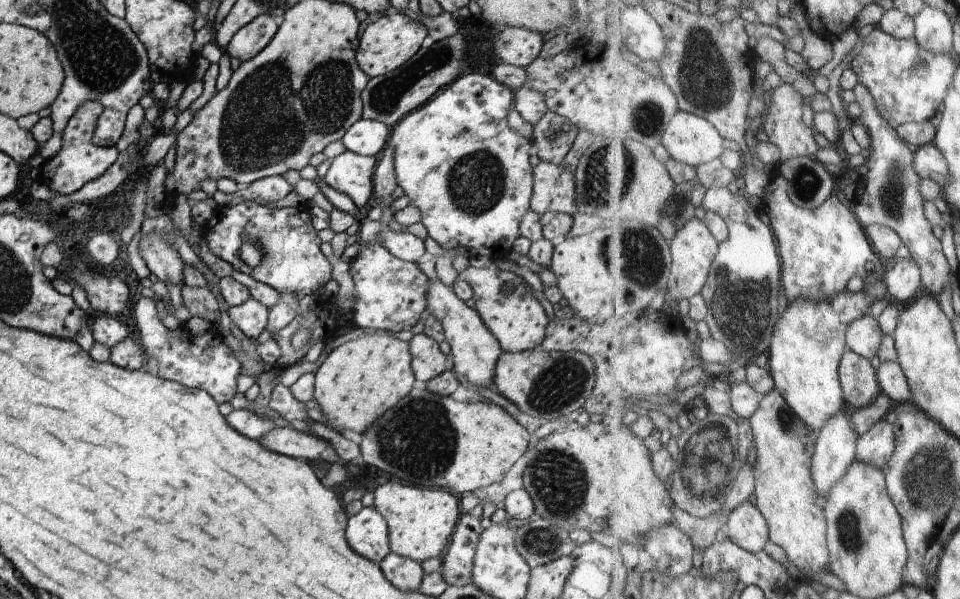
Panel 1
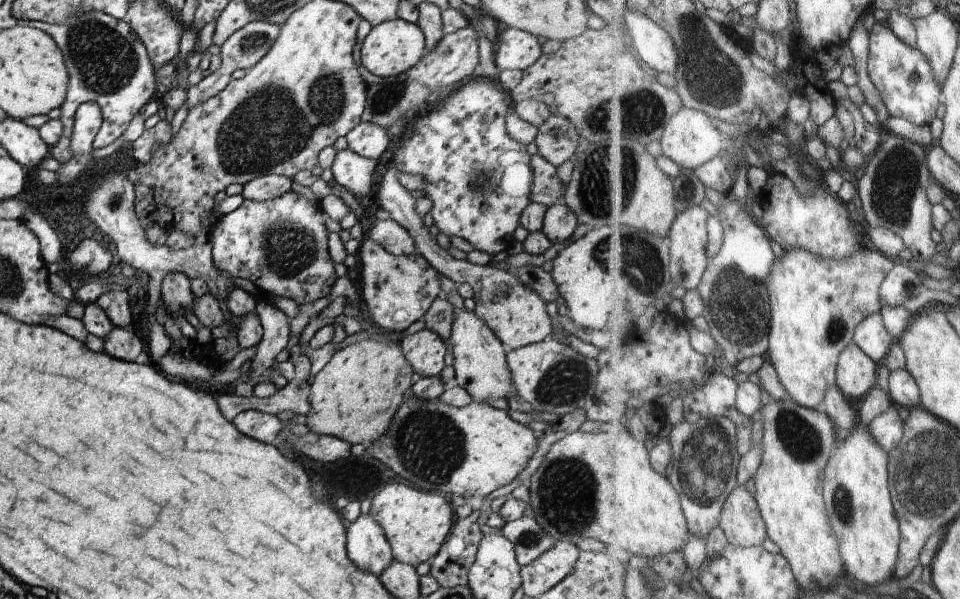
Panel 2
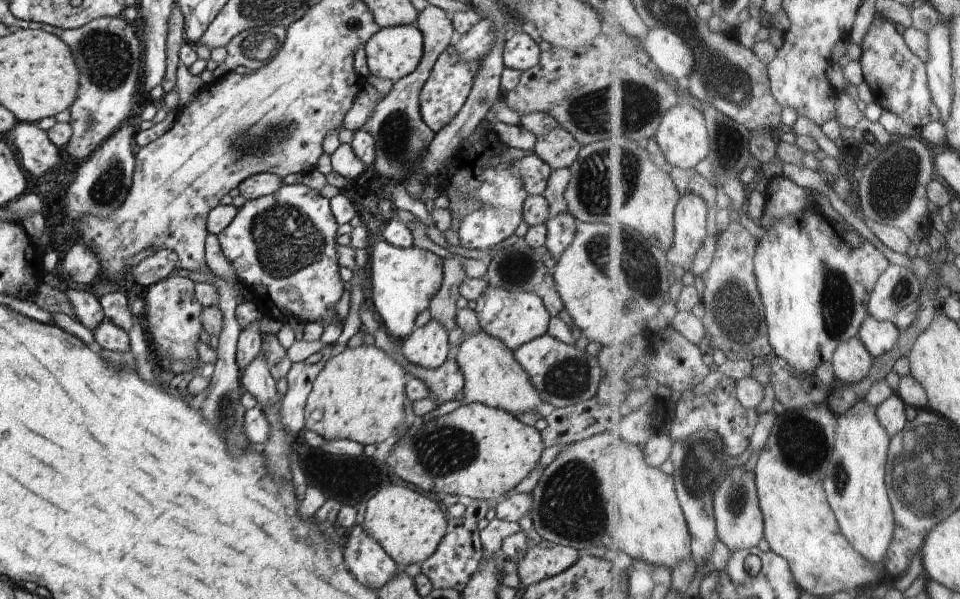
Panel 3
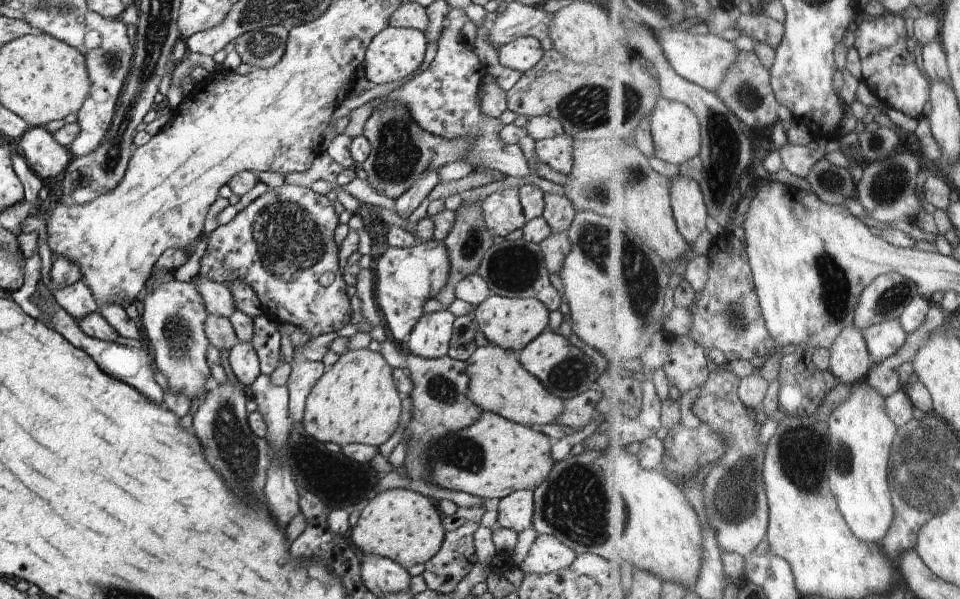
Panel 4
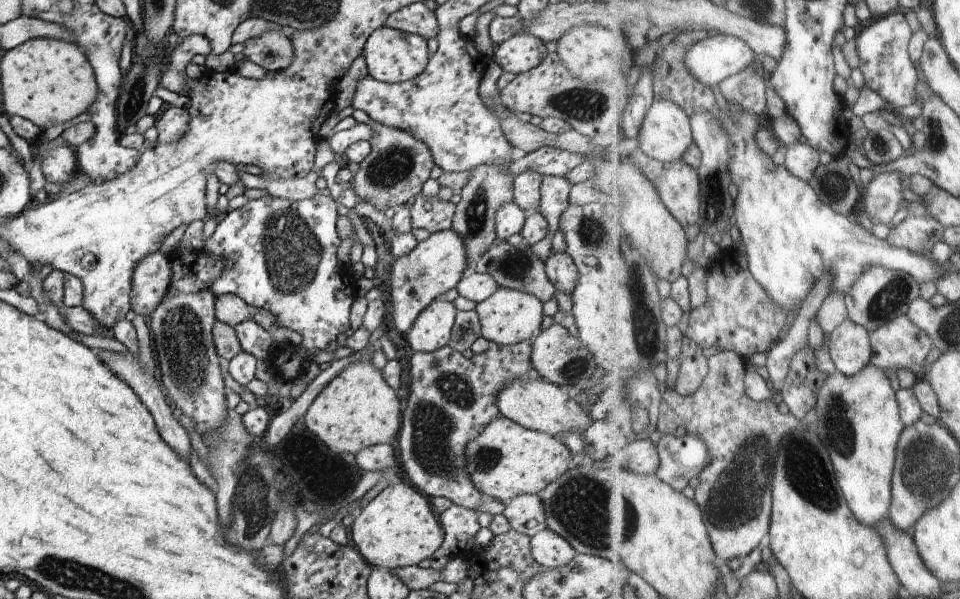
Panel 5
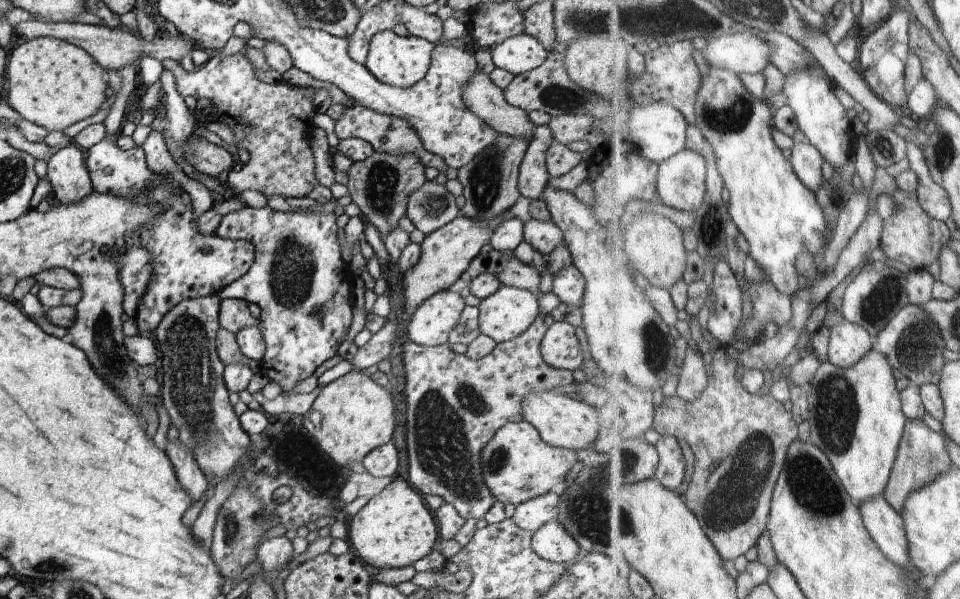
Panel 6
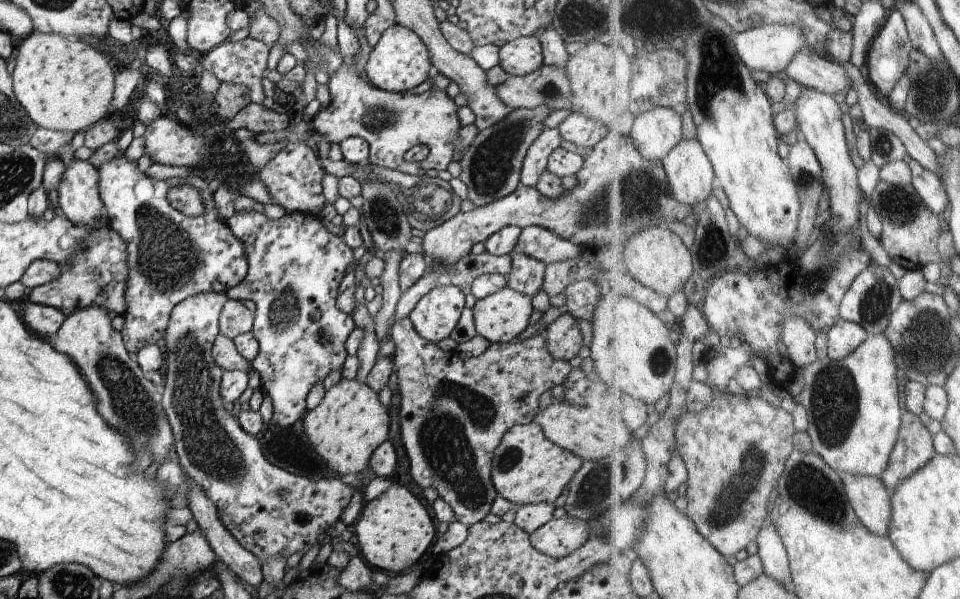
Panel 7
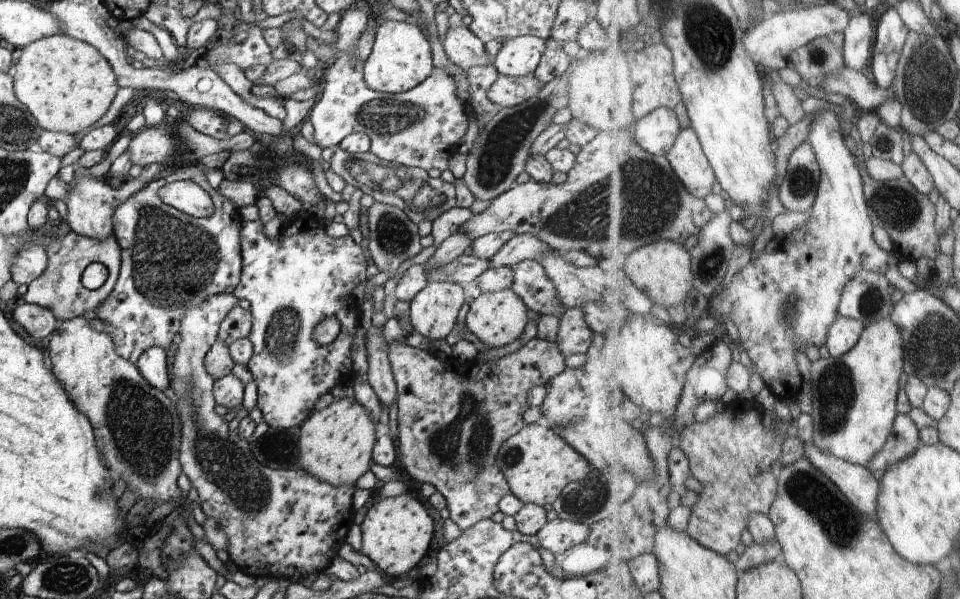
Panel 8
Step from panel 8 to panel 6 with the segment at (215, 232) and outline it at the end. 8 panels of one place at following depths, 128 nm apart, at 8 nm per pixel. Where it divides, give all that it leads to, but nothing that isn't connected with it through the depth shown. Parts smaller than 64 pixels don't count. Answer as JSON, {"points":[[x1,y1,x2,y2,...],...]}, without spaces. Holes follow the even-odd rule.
{"points":[[118,135,106,136,100,142,94,144,86,153,86,168,88,170,93,191,102,192,102,194,116,194,124,198,134,198,140,194,140,190,148,188,152,182,158,184,160,176,151,172,146,165,144,150,134,147,131,150,123,151,116,144],[184,189,176,190,172,196,172,204,152,222,152,226,144,228,140,234,141,247,152,254,152,282,140,300,136,321,138,334,155,332,164,318,176,304,181,301,217,294,224,286,233,284,248,272,254,259,254,249,245,240,224,240,216,233,202,234,198,230,196,214,192,210,192,200]]}

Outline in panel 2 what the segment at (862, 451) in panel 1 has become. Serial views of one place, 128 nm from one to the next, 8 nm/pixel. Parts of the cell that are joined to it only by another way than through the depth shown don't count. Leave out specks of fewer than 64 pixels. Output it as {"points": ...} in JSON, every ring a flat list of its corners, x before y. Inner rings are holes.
{"points":[[896,404,882,416,876,418,870,426,872,434,878,438,878,442,882,444,884,450,892,452,900,446,905,436,905,424,902,414,900,414,899,406]]}

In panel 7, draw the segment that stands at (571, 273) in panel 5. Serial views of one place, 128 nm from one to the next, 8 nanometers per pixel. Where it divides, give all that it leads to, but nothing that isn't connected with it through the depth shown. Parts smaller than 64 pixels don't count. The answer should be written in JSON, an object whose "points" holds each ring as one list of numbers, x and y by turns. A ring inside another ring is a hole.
{"points":[[584,275,564,290,564,298,572,317,589,322,600,302,600,287,592,278]]}

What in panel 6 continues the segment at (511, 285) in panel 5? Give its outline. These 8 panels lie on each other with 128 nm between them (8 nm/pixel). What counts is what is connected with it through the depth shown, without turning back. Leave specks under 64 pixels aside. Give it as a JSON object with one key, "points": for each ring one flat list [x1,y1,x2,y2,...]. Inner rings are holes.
{"points":[[490,250,488,254,479,253,468,268,466,278,478,276,485,273,494,274,501,285,514,286,520,289,531,291,536,295,539,292,541,283,540,272,534,266,528,266,520,262,514,252,510,250]]}

